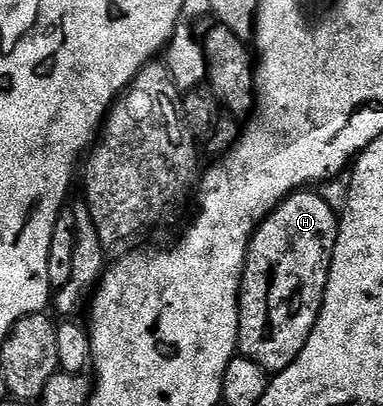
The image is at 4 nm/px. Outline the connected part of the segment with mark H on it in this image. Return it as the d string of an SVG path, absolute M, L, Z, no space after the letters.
M299 191L290 194L286 200L279 203L262 220L261 225L254 230L254 237L250 240L250 246L248 247L246 266L242 272L242 290L238 296L238 353L243 357L251 357L256 363L260 363L260 367L264 367L266 372L271 375L284 371L294 362L296 355L300 355L300 351L304 351L304 343L308 343L308 335L312 335L312 331L316 327L316 319L320 315L324 303L324 291L328 287L328 275L332 267L332 255L336 247L339 224L339 214L332 207L328 207L328 203L324 203L321 192Z

